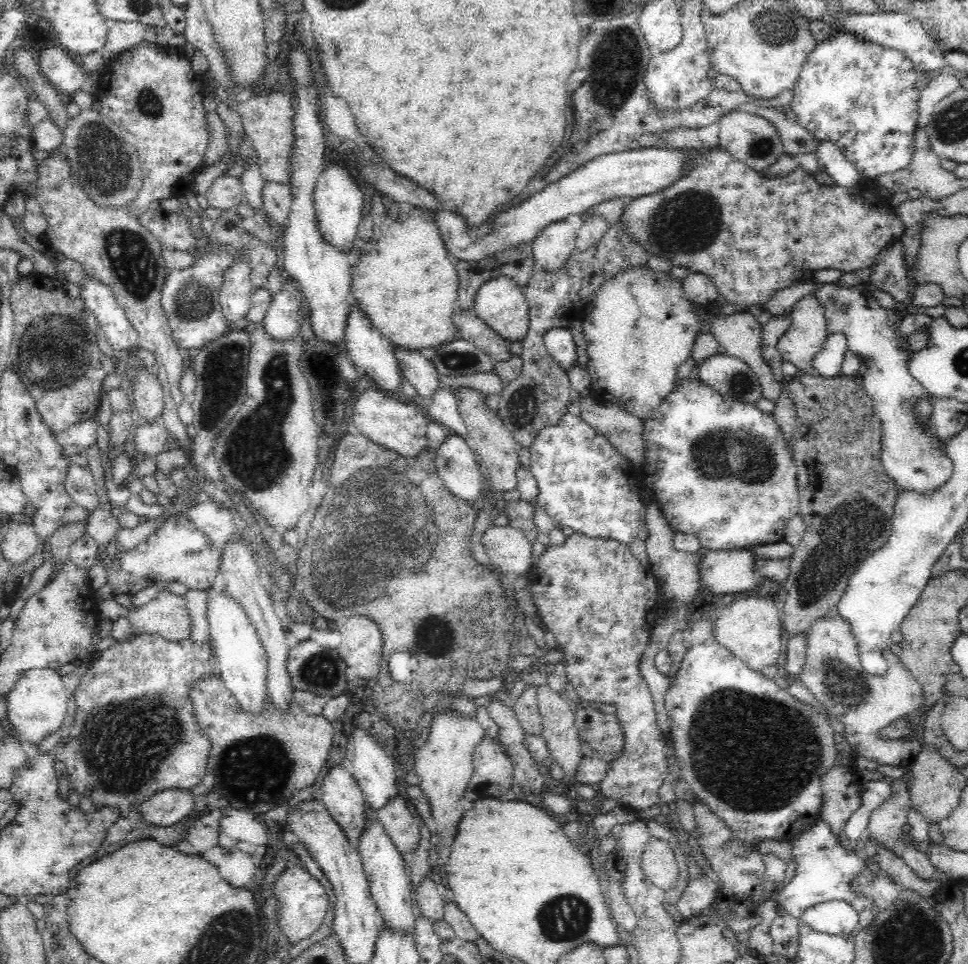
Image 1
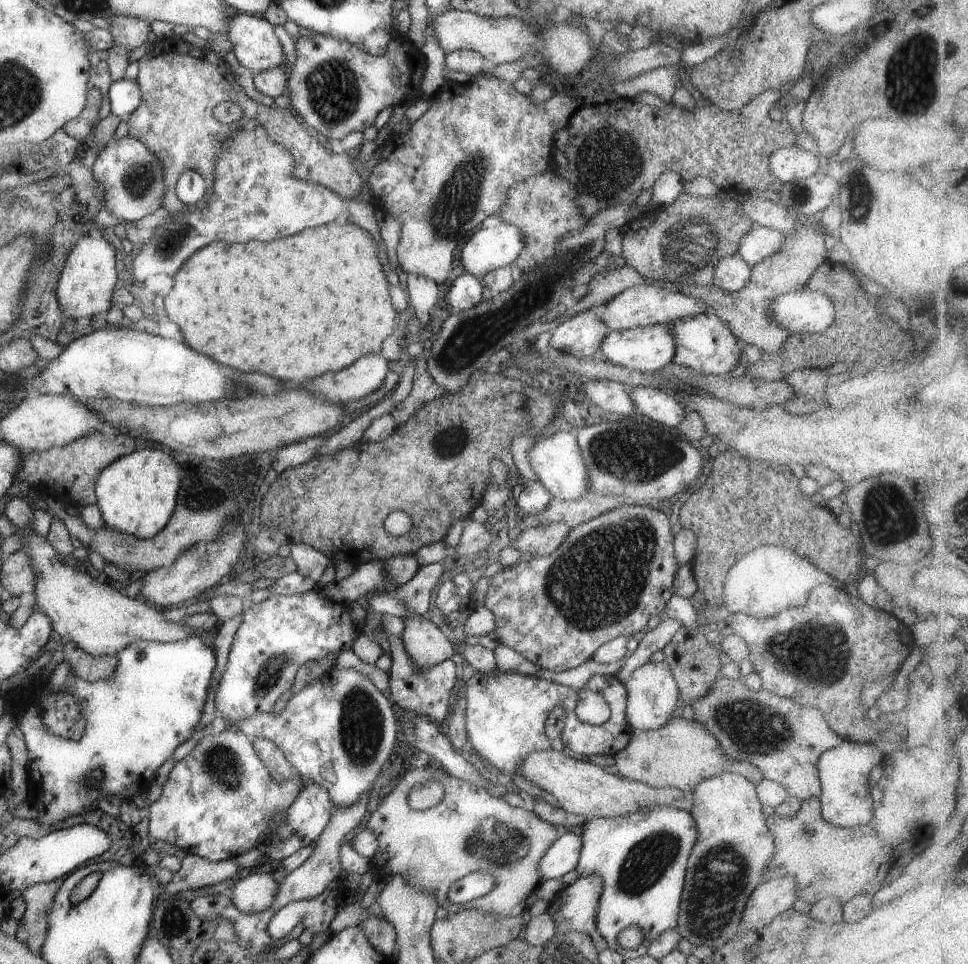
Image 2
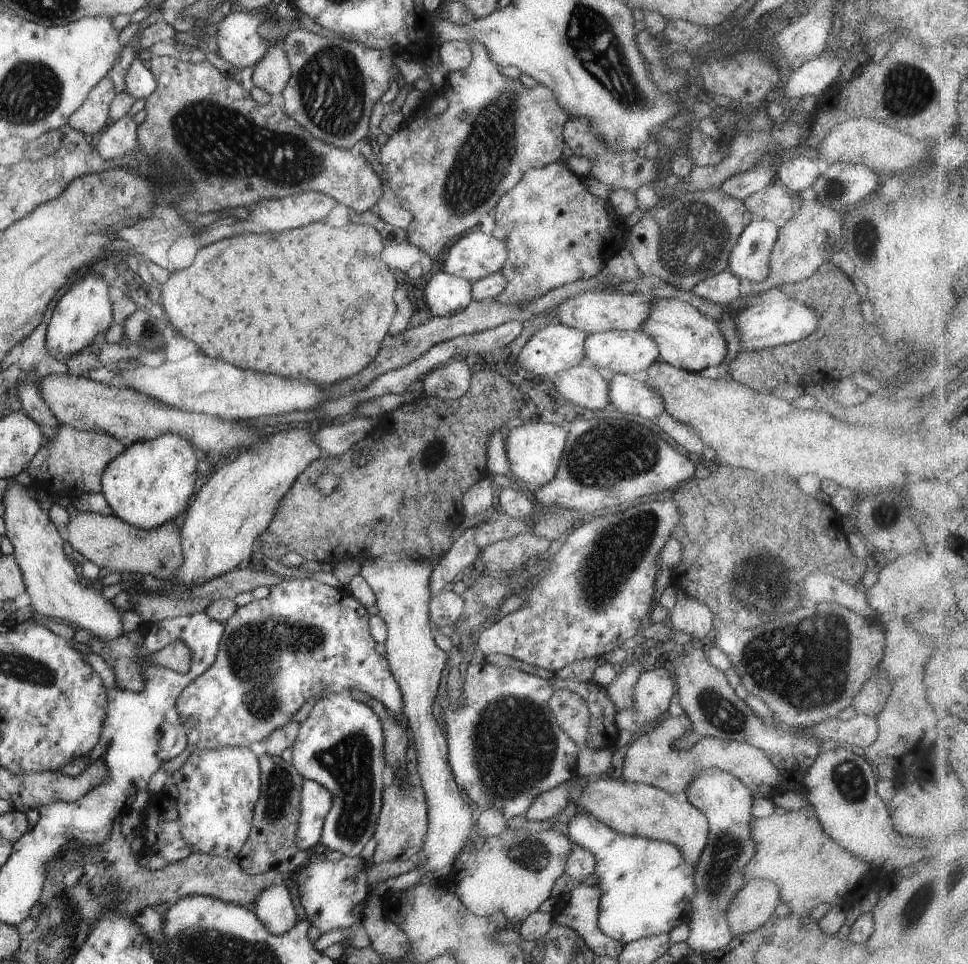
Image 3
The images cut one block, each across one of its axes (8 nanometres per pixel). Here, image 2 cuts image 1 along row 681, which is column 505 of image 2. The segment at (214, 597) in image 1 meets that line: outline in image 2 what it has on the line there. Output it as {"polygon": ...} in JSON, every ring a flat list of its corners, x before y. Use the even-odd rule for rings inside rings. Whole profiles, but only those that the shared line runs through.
{"polygon":[[501,222,474,233,462,248,461,261,466,273,482,278,488,272,514,262,522,248,522,232,516,226]]}

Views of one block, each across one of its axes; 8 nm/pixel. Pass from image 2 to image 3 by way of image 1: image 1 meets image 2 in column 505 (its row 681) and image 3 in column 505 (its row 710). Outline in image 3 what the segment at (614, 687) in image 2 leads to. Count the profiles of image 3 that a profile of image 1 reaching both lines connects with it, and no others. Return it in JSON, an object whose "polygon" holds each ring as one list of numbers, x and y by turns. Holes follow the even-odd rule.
{"polygon":[[484,662,484,664,476,663,471,664,467,668,466,675,463,679,463,688,464,688,464,696,466,697,467,703,465,706,461,706,459,708,449,707,445,711,445,735,448,743,448,762,453,772,455,781,458,783,460,788,463,788,465,793,465,797,469,801,469,803,476,809,476,811,483,811,488,807,494,806,496,810,499,810,500,814,503,814,506,820,510,820,514,818,514,816,524,815,525,812,530,808,530,805,534,802,534,799,542,794,544,791,552,790,556,787,556,784,548,784,548,771,549,771,549,762,552,760,552,755,550,754,550,750,544,750,544,744,547,741,548,744,554,744,556,748,560,746,560,742,549,742,551,738,558,738,560,734,562,734,562,730,558,728,557,718,550,712,549,700,550,697,555,693,558,689,566,689,567,691,572,691,573,693,579,694,588,705,589,713,591,714,588,728,584,731,584,734,579,739,579,742,591,748,592,750,596,749,608,749,612,748,615,743,616,737,620,731,617,730,615,723,615,714,617,713,616,707,614,703,610,700,608,693,606,692,606,687,599,685,594,680,588,682,576,682,570,679,543,679,536,675,531,675,521,670,510,668,510,667,497,667,488,662]]}

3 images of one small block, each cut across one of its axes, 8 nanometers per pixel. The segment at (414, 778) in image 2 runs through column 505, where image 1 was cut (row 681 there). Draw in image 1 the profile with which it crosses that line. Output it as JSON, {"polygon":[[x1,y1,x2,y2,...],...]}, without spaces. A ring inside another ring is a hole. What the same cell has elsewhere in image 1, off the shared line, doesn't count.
{"polygon":[[842,616,820,617,804,633,806,639,806,660,799,674,800,680,810,689,810,692,820,702,824,708,829,710,829,714,844,724,844,736,846,742,852,748,855,756,864,756,868,760,874,760,879,764,889,764,890,766,910,767,915,755,918,754,922,737,920,731,914,731,919,728,917,719,917,708,923,703,922,689,914,675,902,664,899,655,890,651,890,648,884,650,888,670,882,676,869,675,860,663,858,657,858,641,850,629,850,623,845,621],[898,719,910,721,912,734,908,739,887,740,880,737,880,732,888,724]]}

